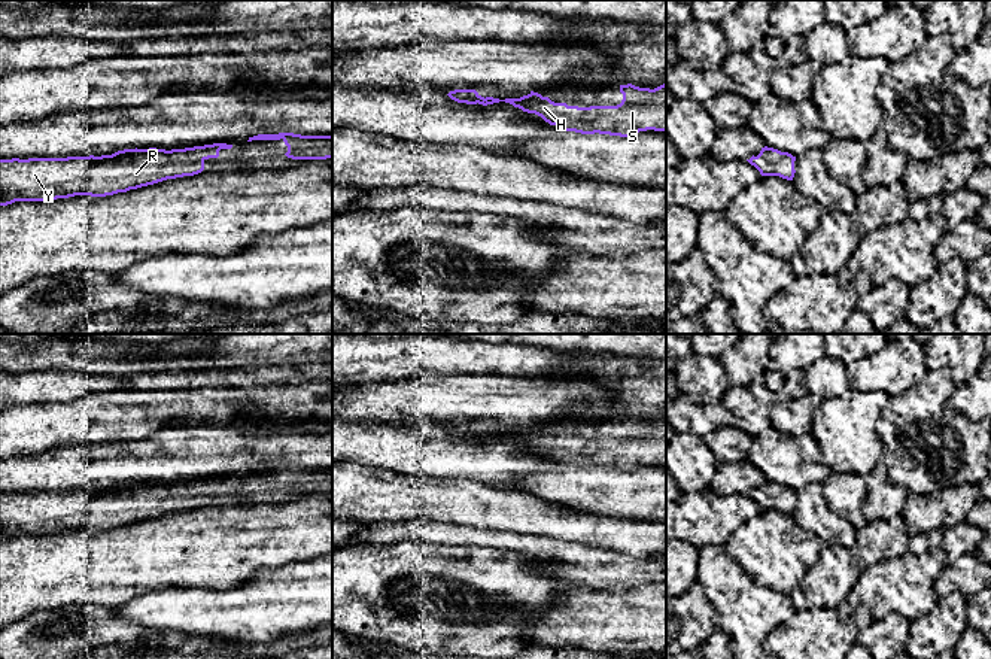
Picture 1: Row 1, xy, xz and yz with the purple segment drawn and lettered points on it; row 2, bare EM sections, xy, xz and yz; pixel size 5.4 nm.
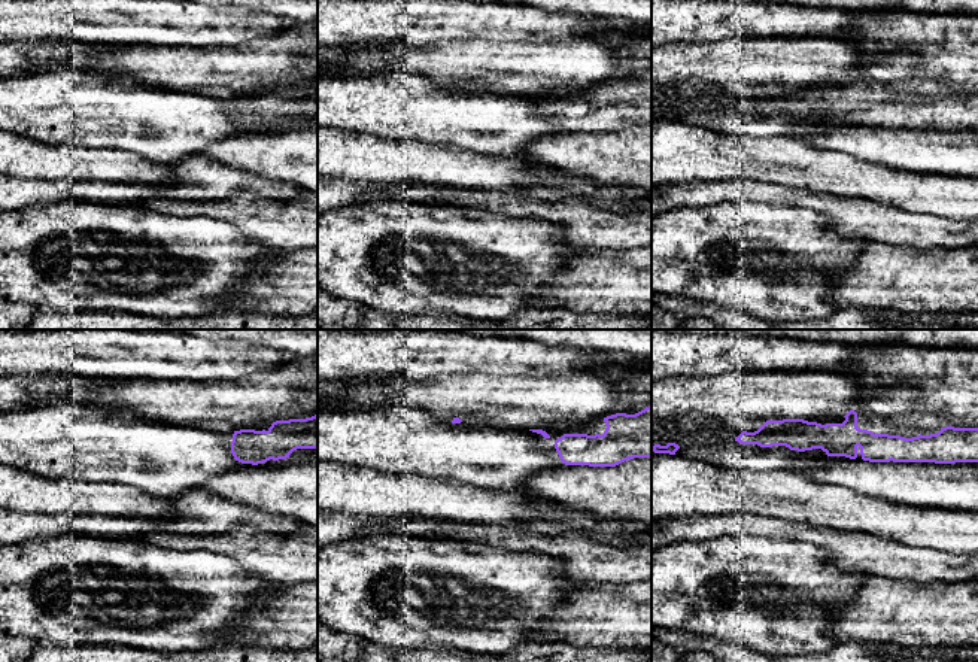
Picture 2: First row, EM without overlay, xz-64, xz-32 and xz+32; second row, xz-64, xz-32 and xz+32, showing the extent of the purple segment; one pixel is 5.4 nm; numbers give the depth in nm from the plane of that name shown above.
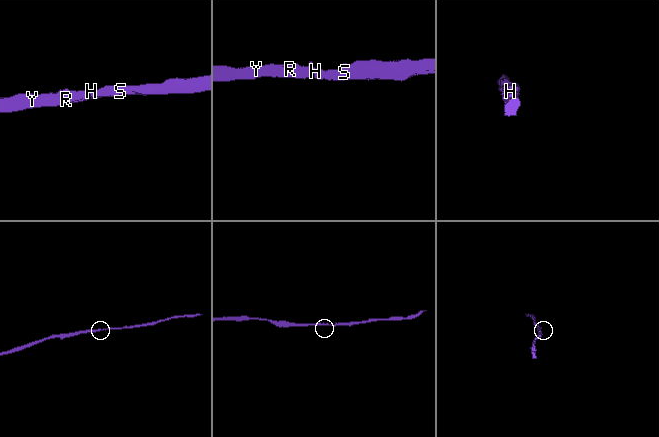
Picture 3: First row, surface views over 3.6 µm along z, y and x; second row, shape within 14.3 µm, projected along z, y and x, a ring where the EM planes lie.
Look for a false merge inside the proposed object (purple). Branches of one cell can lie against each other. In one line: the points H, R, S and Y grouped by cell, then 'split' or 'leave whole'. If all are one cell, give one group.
H R S Y | leave whole

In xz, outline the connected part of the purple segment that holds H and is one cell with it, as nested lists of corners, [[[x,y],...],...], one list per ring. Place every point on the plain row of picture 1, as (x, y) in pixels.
[[[666,414],[650,423],[632,417],[620,419],[623,434],[617,440],[578,441],[554,437],[548,431],[531,425],[520,432],[481,431],[475,423],[455,423],[447,429],[466,438],[493,438],[505,435],[528,447],[541,450],[550,459],[581,468],[610,468],[630,471],[639,465],[666,465]]]

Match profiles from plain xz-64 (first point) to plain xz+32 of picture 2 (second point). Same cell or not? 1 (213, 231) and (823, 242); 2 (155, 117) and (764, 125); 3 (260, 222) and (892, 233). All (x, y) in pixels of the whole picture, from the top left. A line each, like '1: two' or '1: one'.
1: one
2: one
3: one

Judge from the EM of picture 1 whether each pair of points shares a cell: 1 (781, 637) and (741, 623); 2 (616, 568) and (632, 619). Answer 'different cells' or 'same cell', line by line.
1: different cells
2: different cells

